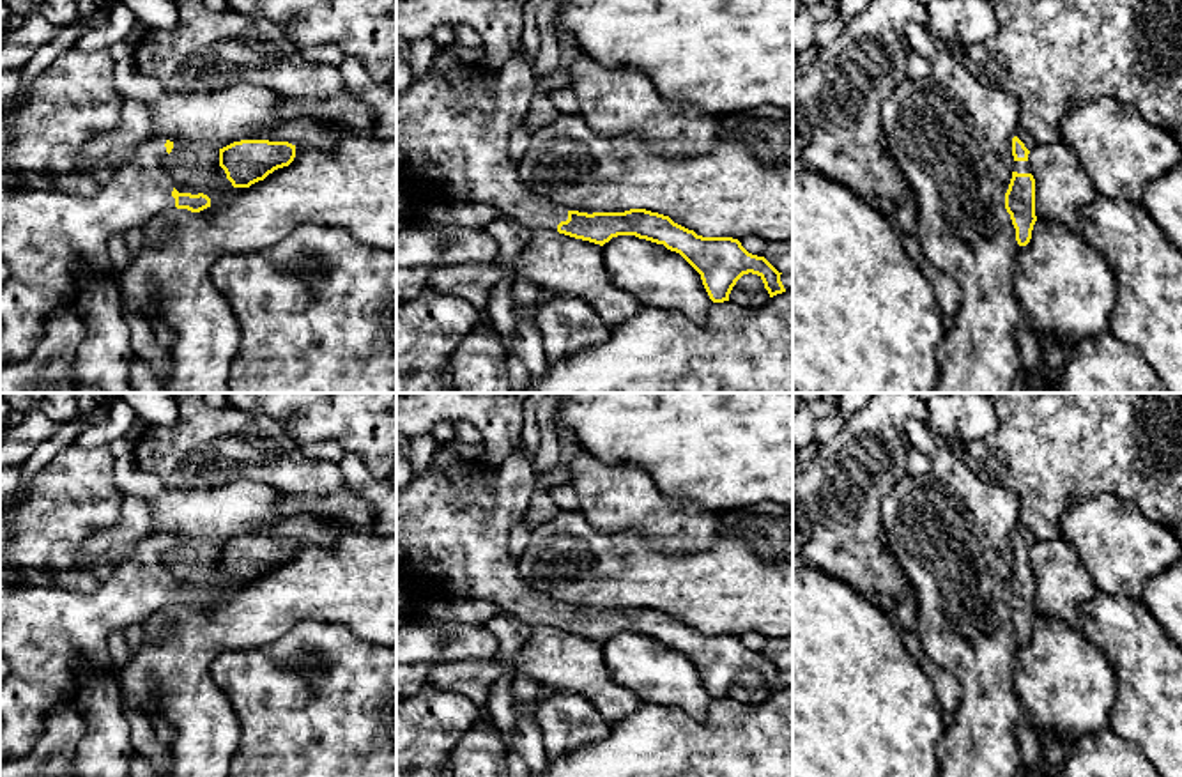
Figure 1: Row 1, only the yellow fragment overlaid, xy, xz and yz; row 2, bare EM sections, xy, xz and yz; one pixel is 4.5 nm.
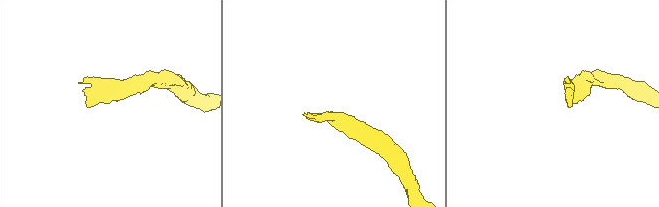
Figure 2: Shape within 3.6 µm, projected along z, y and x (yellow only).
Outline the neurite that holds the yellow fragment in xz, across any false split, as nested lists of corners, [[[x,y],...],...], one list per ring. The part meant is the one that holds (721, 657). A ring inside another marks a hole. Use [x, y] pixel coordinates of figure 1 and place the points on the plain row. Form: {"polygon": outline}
{"polygon": [[[439,442],[430,465],[403,487],[396,487],[396,579],[411,584],[411,591],[400,602],[407,611],[421,614],[423,600],[487,600],[504,614],[534,627],[547,625],[575,635],[603,642],[618,632],[635,632],[667,646],[679,650],[699,671],[713,699],[729,697],[729,690],[743,671],[757,671],[770,694],[786,689],[780,671],[764,653],[748,650],[738,635],[702,634],[674,619],[669,612],[646,605],[630,605],[625,609],[579,609],[533,589],[518,573],[517,561],[508,552],[510,533],[522,520],[533,492],[538,489],[538,476],[526,455],[511,453],[497,465],[487,465],[481,460],[460,457],[453,442]]]}

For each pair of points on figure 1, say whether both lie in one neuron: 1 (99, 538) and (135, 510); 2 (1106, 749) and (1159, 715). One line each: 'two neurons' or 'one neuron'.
1: one neuron
2: two neurons

